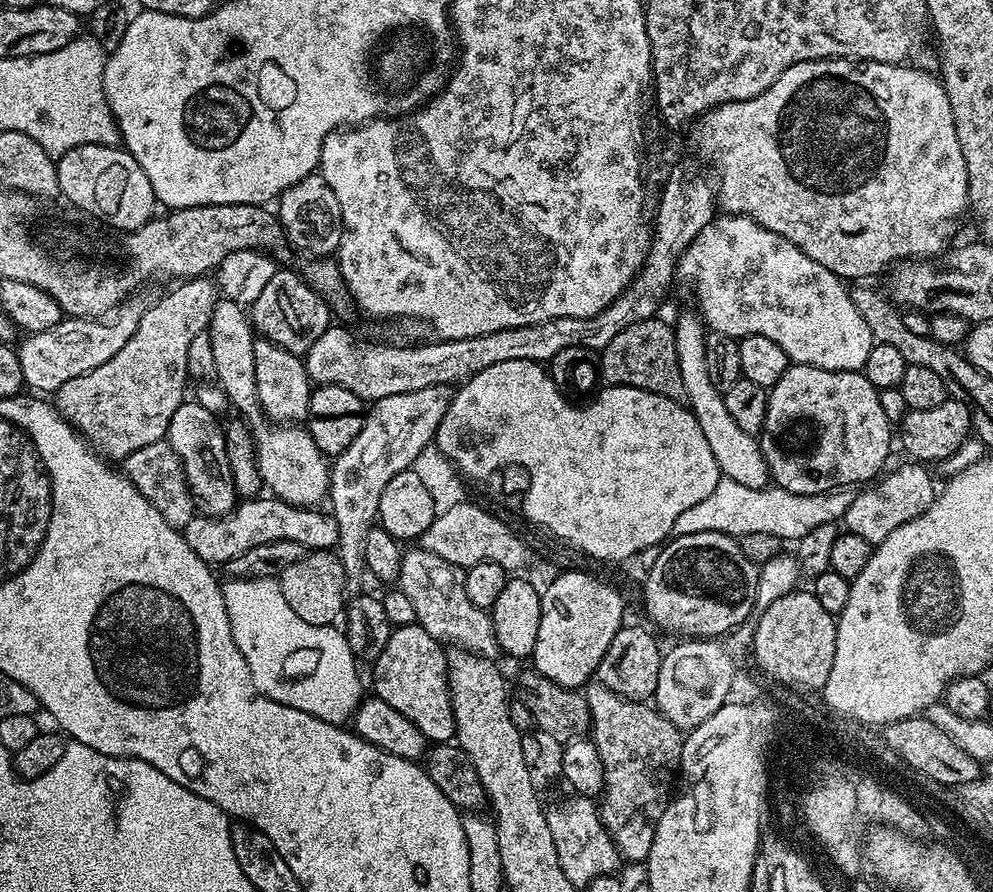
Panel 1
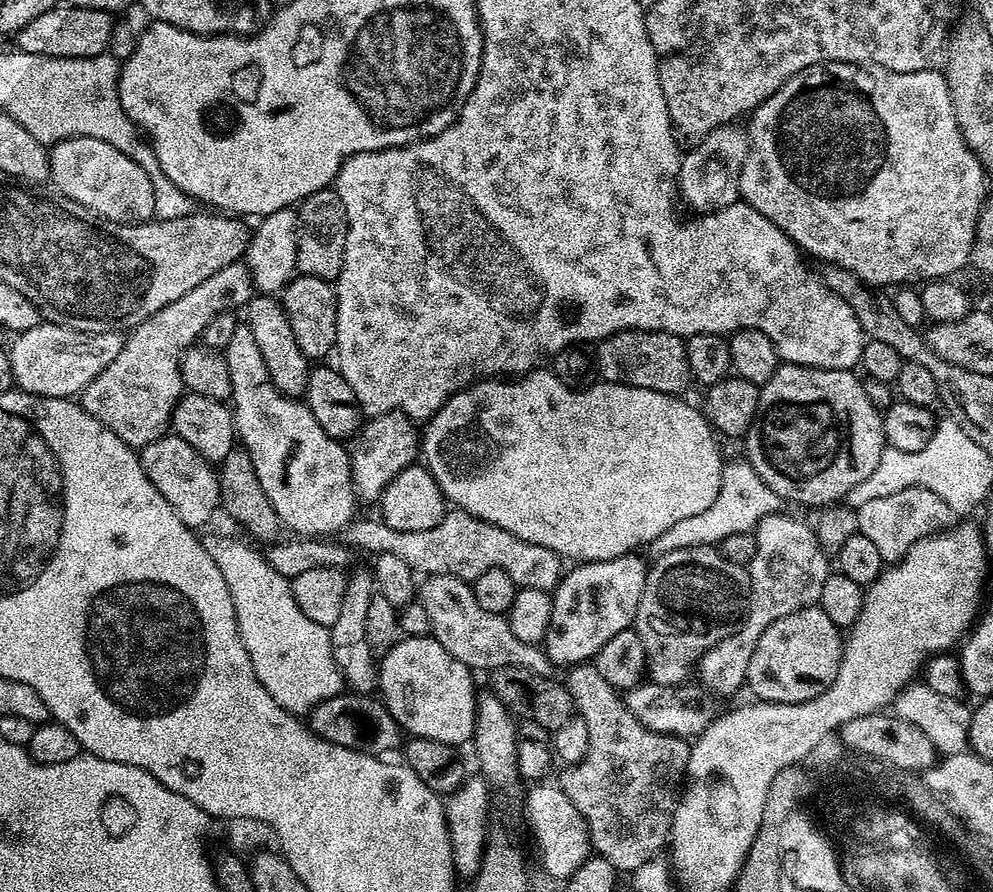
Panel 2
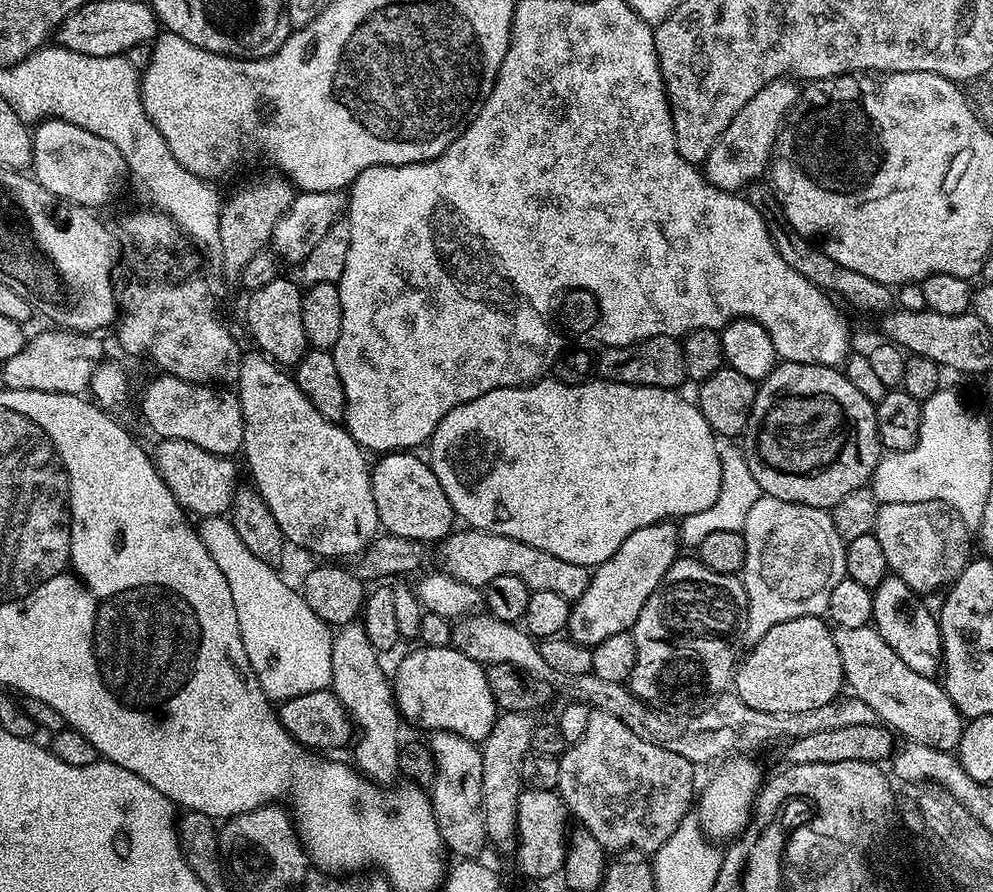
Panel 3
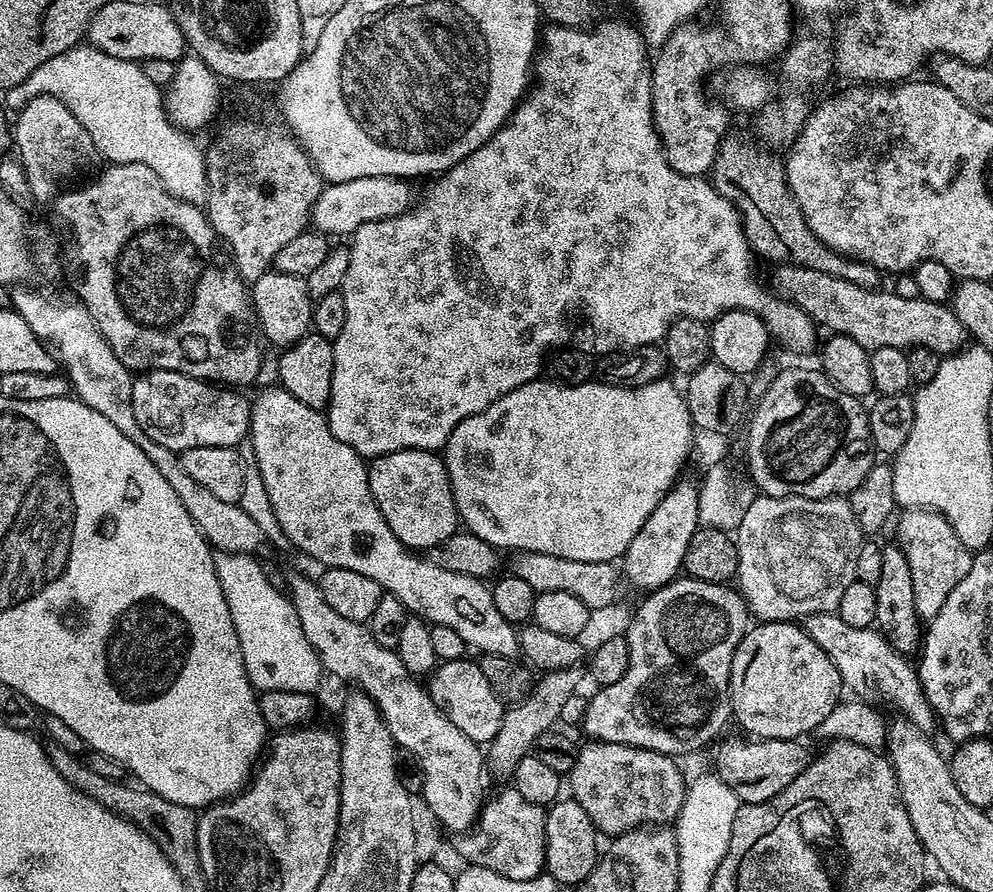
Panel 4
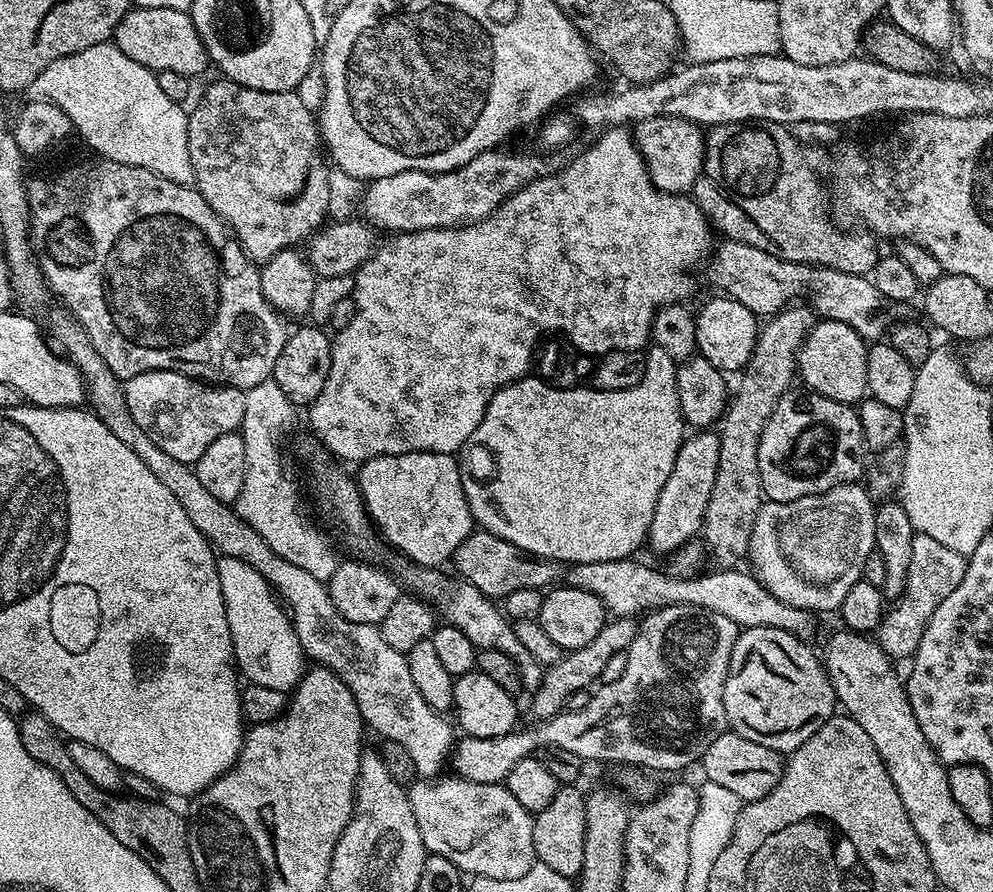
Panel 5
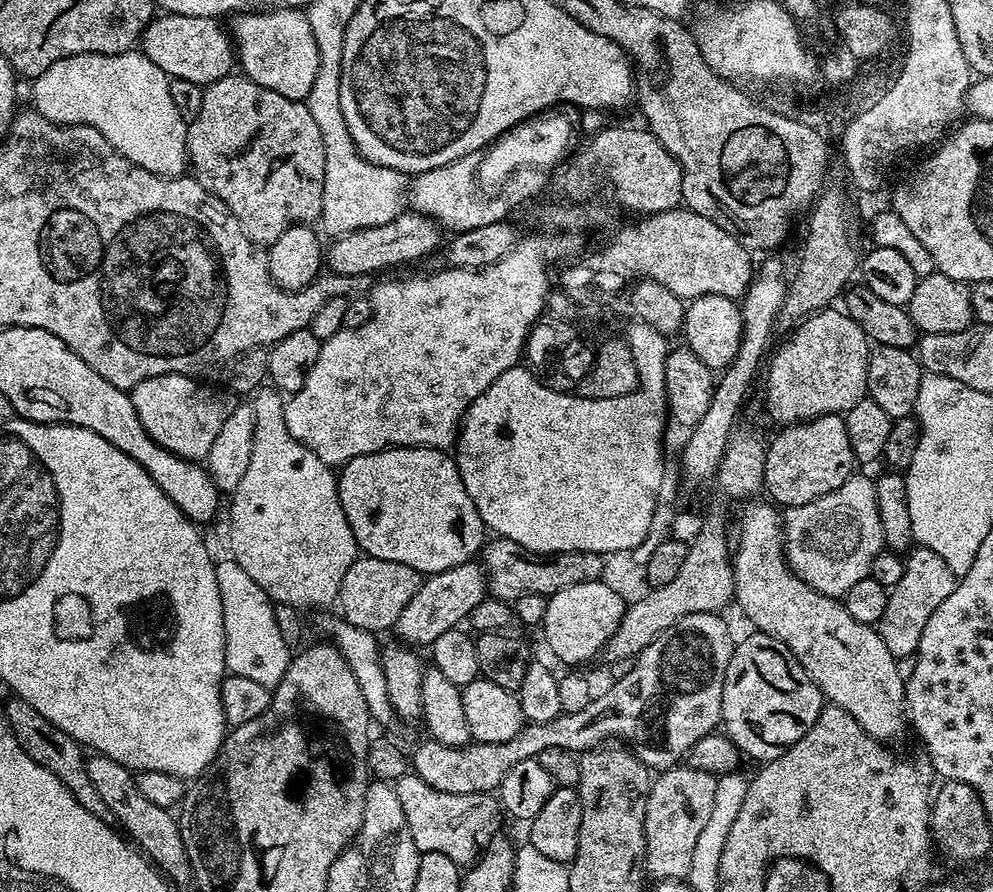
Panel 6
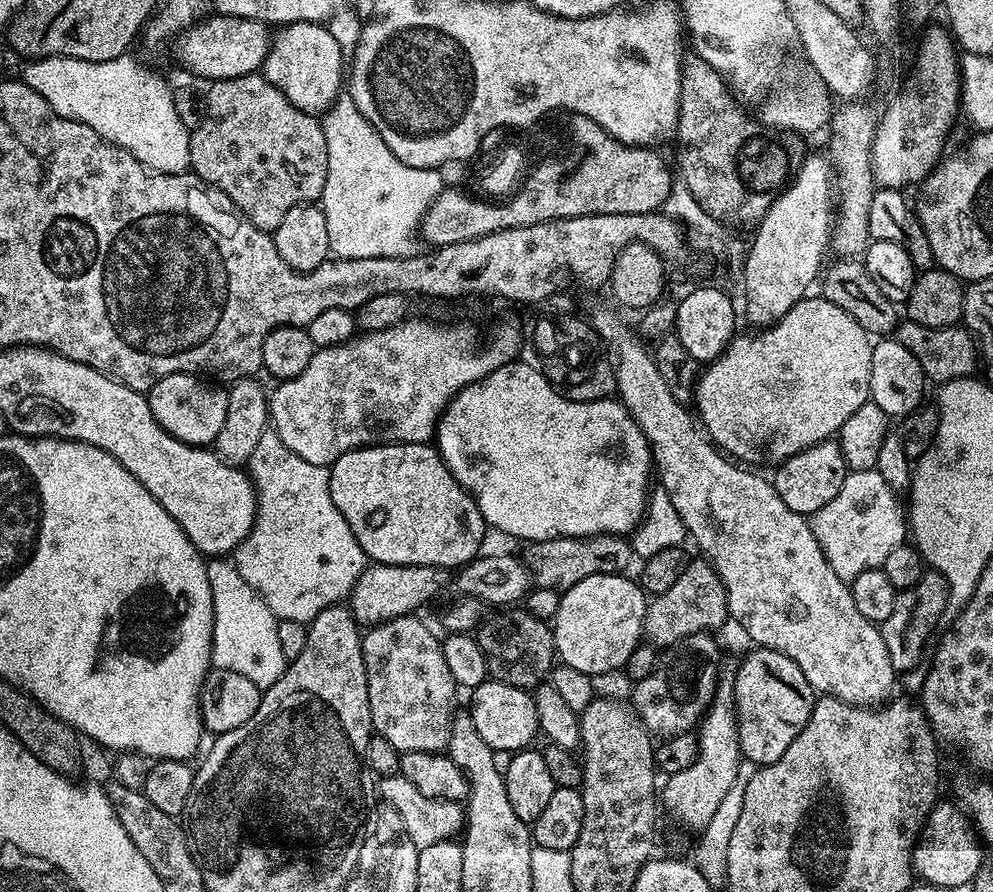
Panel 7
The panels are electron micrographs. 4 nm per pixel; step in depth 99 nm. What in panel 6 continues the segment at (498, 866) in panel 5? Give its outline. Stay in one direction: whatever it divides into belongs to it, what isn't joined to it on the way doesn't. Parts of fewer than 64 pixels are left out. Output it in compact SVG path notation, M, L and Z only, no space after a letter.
M409 774L394 782L398 802L402 802L402 814L410 826L410 838L421 854L437 852L446 854L455 864L471 866L476 863L482 852L479 836L488 832L496 824L496 815L502 808L495 795L482 794L444 794L426 786L422 778Z

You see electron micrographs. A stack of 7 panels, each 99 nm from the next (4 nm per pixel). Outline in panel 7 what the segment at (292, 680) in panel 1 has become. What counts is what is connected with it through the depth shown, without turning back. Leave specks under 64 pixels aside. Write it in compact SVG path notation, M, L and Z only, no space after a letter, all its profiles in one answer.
M228 558L207 561L210 590L214 602L214 630L212 631L212 664L218 668L246 674L250 682L266 689L284 673L286 661L278 642L278 621L266 602L238 574L235 563Z

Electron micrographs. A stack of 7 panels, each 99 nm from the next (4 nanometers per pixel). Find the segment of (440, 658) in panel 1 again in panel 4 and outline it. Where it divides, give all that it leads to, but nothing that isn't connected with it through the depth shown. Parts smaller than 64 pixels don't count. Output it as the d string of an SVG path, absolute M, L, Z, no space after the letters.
M465 658L462 660L446 660L437 663L435 670L430 673L426 680L428 697L435 702L438 710L466 734L475 744L484 746L489 740L498 734L498 726L502 726L502 718L506 711L504 701L494 694L490 682L486 682L479 663L475 659Z

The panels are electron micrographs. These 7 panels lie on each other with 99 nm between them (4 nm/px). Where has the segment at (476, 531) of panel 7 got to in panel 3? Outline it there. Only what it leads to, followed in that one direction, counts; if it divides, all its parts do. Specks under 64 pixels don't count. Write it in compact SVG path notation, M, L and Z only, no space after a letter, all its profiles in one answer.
M408 450L389 452L371 465L374 506L378 506L380 527L387 535L425 542L443 541L453 531L454 513L442 482L434 474L427 459L419 460Z

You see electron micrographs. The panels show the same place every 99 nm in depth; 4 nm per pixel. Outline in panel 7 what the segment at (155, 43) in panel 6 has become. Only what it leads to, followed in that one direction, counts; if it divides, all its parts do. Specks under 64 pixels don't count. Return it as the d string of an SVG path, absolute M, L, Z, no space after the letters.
M215 15L210 20L201 19L175 37L176 56L180 59L181 66L186 71L201 76L204 82L259 73L263 69L266 54L272 49L273 33L269 25L254 18Z

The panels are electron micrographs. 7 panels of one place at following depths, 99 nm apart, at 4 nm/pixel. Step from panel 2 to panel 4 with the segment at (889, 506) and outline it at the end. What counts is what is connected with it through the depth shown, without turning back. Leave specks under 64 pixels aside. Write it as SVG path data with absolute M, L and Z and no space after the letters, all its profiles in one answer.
M909 508L901 511L899 516L895 521L894 540L910 564L910 578L914 578L916 613L920 615L921 621L927 622L938 614L938 610L942 610L946 598L950 598L950 590L954 590L954 586L966 578L972 565L973 553L962 546L962 538L954 534L954 526L950 526L950 522L940 512L932 512L929 508Z

